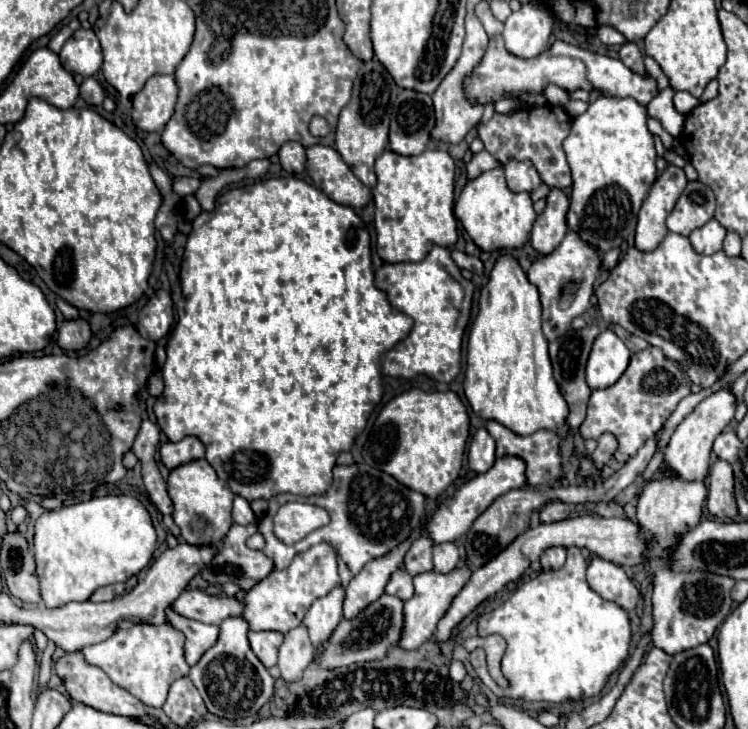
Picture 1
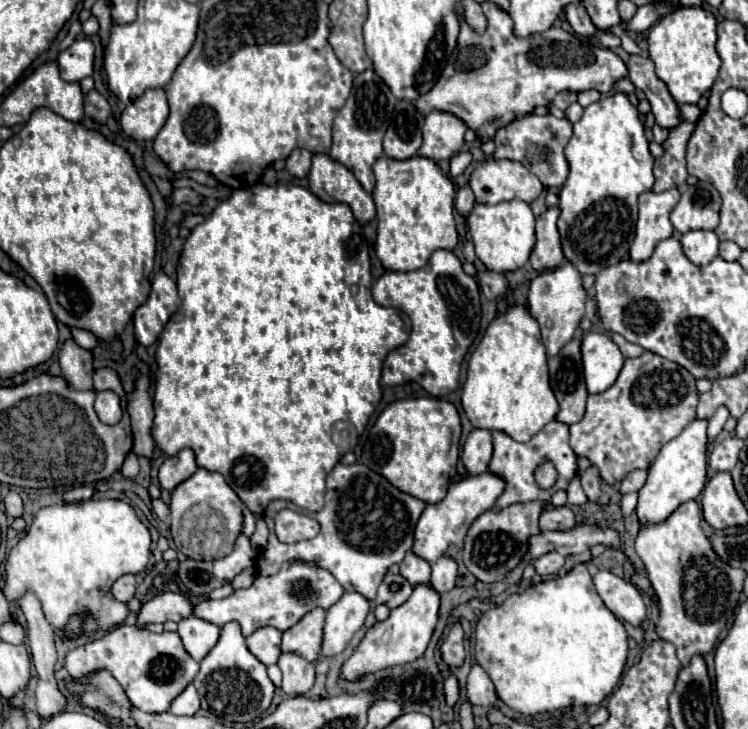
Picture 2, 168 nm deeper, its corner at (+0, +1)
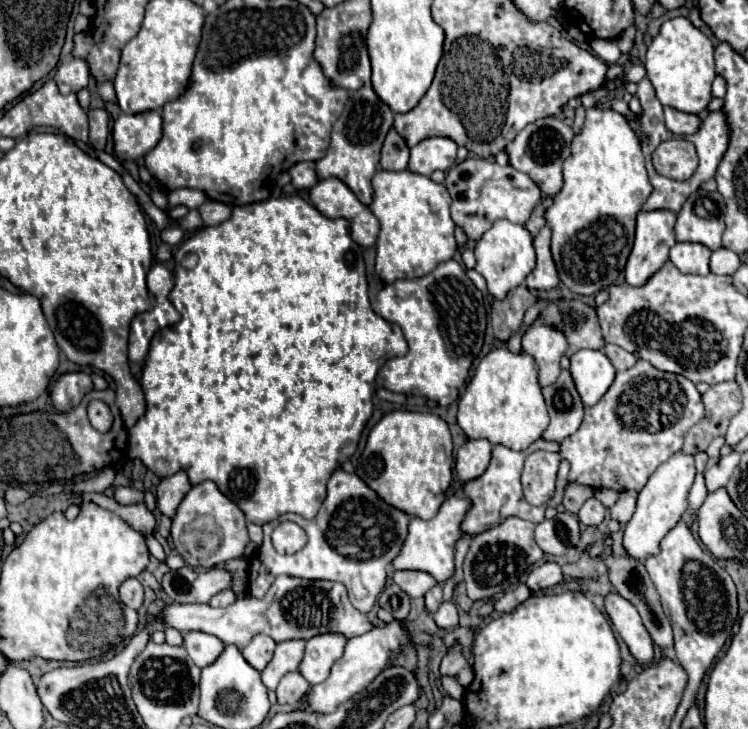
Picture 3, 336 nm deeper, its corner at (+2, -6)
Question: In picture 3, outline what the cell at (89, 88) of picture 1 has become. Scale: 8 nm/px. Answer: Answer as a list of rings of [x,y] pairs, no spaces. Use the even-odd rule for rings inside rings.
[[[90,110],[90,144],[94,150],[104,150],[108,140],[108,114],[104,110]]]

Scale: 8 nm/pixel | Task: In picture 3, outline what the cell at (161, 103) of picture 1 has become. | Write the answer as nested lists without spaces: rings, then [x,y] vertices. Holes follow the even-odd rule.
[[[160,112],[120,114],[112,128],[114,152],[120,160],[138,160],[150,152],[162,136]]]

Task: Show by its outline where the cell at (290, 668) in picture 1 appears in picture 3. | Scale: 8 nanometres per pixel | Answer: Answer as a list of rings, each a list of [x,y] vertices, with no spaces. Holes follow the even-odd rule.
[[[288,672],[288,676],[284,676],[276,688],[276,696],[278,696],[278,704],[296,704],[300,702],[300,698],[306,694],[308,690],[308,682],[298,674],[298,672]]]

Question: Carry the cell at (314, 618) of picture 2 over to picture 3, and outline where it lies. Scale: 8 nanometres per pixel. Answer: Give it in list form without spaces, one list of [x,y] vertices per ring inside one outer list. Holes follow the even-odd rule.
[[[290,640],[290,642],[280,642],[274,650],[274,658],[270,664],[260,672],[262,684],[268,690],[274,690],[280,682],[280,678],[288,672],[298,670],[300,656],[304,656],[304,640]]]

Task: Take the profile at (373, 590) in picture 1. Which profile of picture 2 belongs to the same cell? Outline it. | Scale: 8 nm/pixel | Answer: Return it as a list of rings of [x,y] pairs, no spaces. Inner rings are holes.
[[[346,591],[338,603],[328,609],[324,625],[322,655],[336,655],[344,651],[352,635],[364,625],[366,615],[372,609],[372,601],[364,599],[362,593]]]

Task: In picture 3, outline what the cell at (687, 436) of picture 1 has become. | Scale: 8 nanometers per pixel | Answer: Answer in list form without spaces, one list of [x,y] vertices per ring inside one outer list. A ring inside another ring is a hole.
[[[676,452],[668,462],[656,468],[646,486],[640,490],[636,512],[624,528],[624,548],[630,558],[646,560],[660,552],[660,540],[680,522],[682,514],[688,510],[688,492],[692,488],[694,476],[694,456],[684,456],[682,452]]]

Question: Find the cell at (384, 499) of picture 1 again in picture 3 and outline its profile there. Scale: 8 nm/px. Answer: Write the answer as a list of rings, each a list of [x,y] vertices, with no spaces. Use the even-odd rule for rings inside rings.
[[[338,468],[328,480],[328,494],[316,518],[304,520],[298,514],[284,514],[278,520],[264,524],[264,544],[260,546],[258,556],[250,562],[248,594],[252,598],[264,598],[270,584],[280,574],[306,580],[334,580],[346,586],[354,608],[368,614],[384,590],[388,576],[386,568],[400,552],[400,544],[404,542],[410,520],[412,516],[388,506],[356,474],[348,474]],[[284,520],[292,520],[304,528],[308,542],[302,552],[282,556],[274,550],[270,534]]]

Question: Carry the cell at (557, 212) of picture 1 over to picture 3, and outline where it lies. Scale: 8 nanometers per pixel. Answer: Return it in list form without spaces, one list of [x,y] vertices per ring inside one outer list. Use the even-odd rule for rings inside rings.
[[[544,226],[540,234],[534,238],[534,250],[536,250],[536,268],[528,274],[526,286],[530,290],[554,290],[560,280],[558,272],[550,254],[550,228]]]

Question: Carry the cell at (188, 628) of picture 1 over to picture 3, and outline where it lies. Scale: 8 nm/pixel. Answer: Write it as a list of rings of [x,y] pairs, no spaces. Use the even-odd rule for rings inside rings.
[[[188,632],[188,636],[184,636],[184,648],[198,668],[206,668],[222,654],[224,644],[220,644],[216,636],[208,636],[204,632]]]

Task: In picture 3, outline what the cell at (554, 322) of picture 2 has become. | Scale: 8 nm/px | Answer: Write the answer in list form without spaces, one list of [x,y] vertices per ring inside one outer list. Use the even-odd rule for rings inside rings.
[[[538,318],[522,336],[524,354],[532,356],[538,366],[538,382],[540,386],[550,386],[558,380],[560,374],[560,358],[564,356],[566,340],[562,332],[548,328],[542,318]]]

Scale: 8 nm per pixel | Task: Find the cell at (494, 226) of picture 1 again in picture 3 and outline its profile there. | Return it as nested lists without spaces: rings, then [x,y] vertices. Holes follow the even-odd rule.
[[[498,220],[478,242],[474,248],[476,254],[476,272],[480,272],[486,278],[488,284],[488,292],[492,294],[492,298],[496,300],[504,300],[506,294],[514,288],[518,288],[526,276],[532,272],[534,268],[534,248],[532,248],[532,236],[530,232],[520,226],[520,224],[512,224],[508,220]]]

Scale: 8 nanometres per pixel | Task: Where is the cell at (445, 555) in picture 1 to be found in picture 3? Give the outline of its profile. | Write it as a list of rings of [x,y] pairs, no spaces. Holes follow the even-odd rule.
[[[436,586],[436,588],[428,590],[426,596],[424,596],[424,604],[426,604],[426,610],[430,614],[434,614],[438,610],[438,606],[442,604],[442,586]]]

